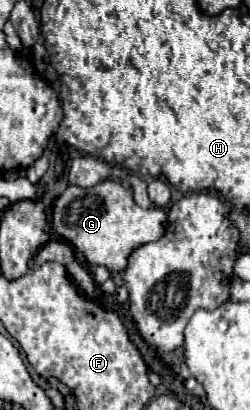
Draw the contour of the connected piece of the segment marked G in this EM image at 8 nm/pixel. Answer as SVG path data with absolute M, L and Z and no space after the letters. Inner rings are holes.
M105 180L91 188L69 186L53 208L53 228L81 250L91 266L107 266L111 272L123 272L131 252L143 244L155 242L167 228L165 208L141 208L133 200L133 190L117 180Z

